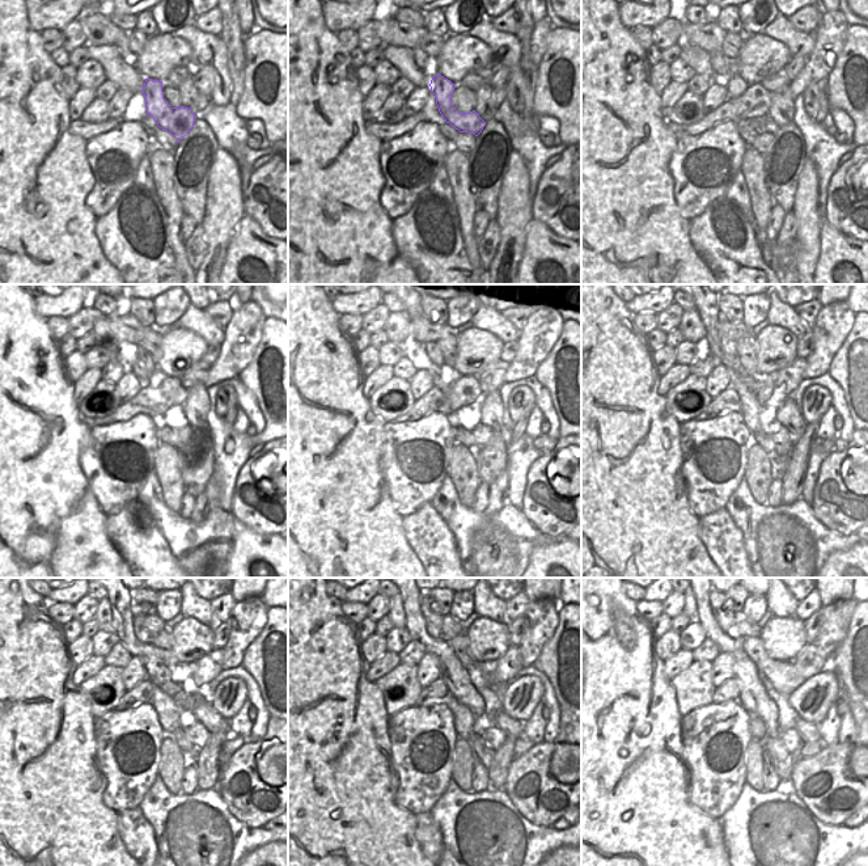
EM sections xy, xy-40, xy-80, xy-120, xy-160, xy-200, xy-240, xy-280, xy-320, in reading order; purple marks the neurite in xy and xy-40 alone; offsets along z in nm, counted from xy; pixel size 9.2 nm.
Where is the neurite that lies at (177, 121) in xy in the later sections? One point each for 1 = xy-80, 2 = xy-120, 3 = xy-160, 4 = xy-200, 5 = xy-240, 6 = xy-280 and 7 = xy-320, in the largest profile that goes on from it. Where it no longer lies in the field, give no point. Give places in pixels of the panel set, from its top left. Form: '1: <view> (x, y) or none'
1: xy-80 (736, 87)
2: xy-120 (144, 357)
3: xy-160 (434, 353)
4: xy-200 (728, 346)
5: xy-240 (138, 617)
6: xy-280 (432, 620)
7: xy-320 (725, 619)

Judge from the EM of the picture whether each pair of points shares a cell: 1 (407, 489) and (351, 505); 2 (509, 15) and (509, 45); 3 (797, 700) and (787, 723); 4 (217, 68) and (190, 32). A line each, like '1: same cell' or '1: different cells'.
1: different cells
2: different cells
3: different cells
4: same cell

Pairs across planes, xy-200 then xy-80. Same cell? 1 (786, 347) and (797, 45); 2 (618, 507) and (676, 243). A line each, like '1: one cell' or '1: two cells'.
1: two cells
2: one cell

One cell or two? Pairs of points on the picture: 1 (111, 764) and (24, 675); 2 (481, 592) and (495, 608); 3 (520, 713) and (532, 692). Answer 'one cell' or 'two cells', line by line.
1: two cells
2: one cell
3: one cell

